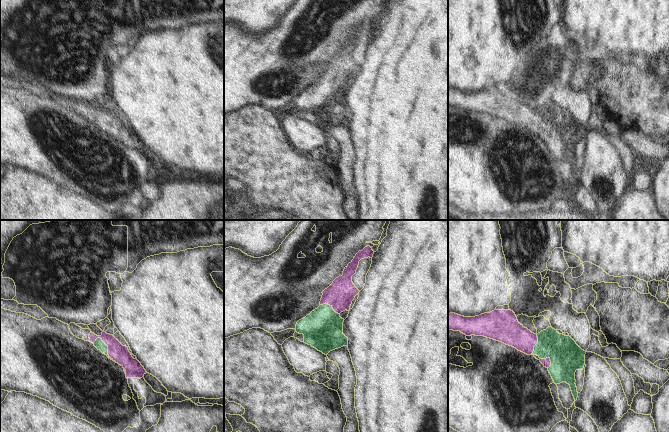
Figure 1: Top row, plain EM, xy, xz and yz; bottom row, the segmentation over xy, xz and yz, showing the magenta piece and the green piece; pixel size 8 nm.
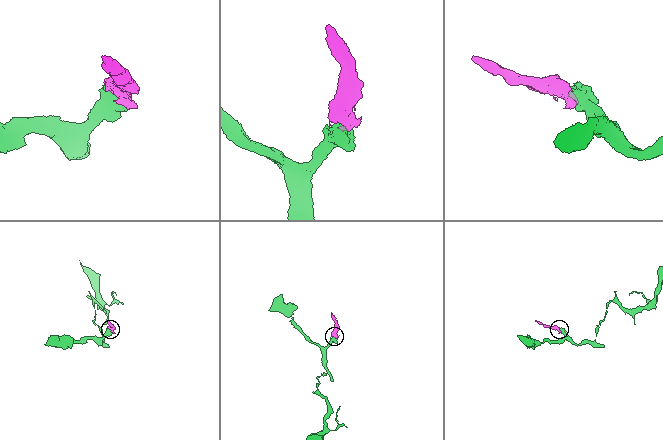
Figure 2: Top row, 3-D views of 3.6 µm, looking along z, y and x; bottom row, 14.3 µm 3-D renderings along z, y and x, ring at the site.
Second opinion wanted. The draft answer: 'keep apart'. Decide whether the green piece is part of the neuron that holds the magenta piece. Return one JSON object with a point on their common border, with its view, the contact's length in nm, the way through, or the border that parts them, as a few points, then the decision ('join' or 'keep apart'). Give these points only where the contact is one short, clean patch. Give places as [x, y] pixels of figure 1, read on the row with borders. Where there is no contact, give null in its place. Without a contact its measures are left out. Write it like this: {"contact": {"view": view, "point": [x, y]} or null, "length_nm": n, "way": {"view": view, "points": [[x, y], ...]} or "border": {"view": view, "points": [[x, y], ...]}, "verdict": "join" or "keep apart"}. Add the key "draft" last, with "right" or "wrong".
{"contact": {"view": "xy", "point": [106, 344]}, "length_nm": 170, "way": {"view": "xy", "points": [[120, 354], [106, 344], [99, 344]]}, "verdict": "join", "draft": "wrong"}

